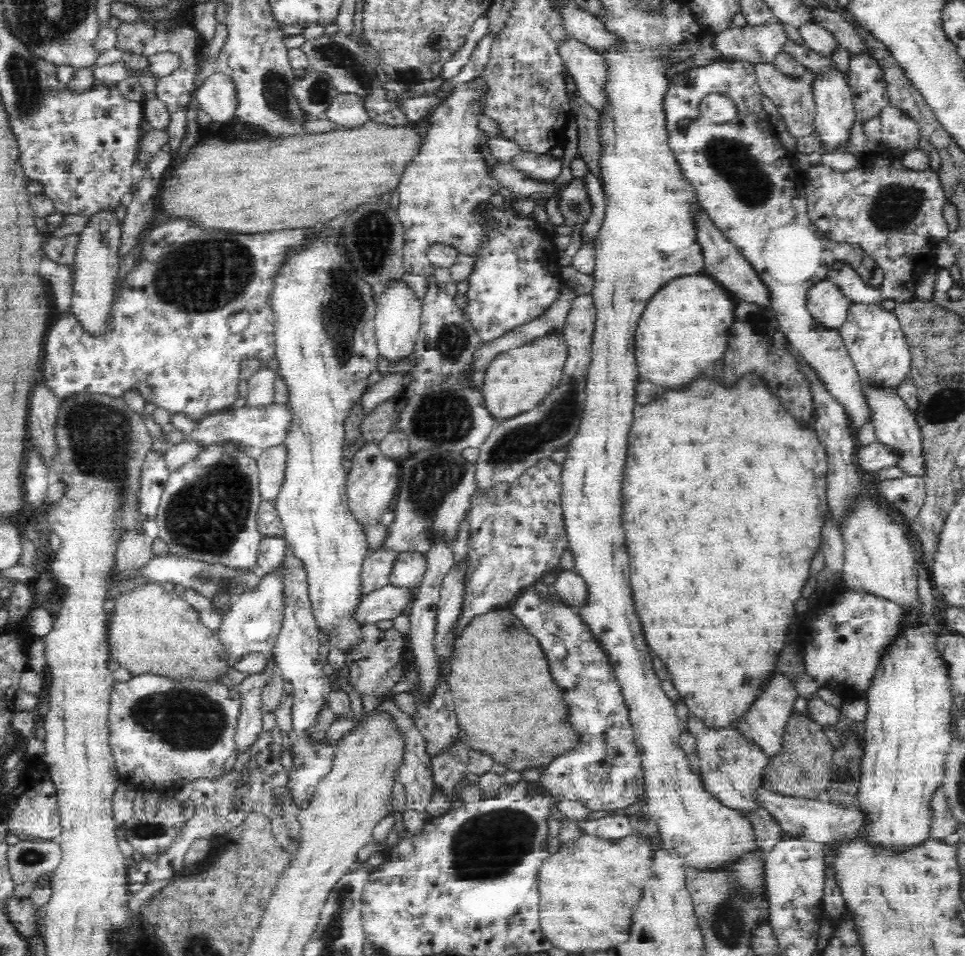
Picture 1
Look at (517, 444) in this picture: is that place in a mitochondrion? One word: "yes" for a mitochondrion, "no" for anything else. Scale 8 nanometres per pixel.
yes

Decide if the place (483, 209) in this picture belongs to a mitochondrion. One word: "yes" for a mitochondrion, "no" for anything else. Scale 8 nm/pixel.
no

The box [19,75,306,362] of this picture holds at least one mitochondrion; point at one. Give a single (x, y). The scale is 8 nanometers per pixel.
(211, 286)

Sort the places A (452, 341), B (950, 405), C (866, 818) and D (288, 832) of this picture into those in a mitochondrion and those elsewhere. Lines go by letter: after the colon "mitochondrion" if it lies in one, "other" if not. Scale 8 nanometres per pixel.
A: mitochondrion
B: mitochondrion
C: other
D: mitochondrion

